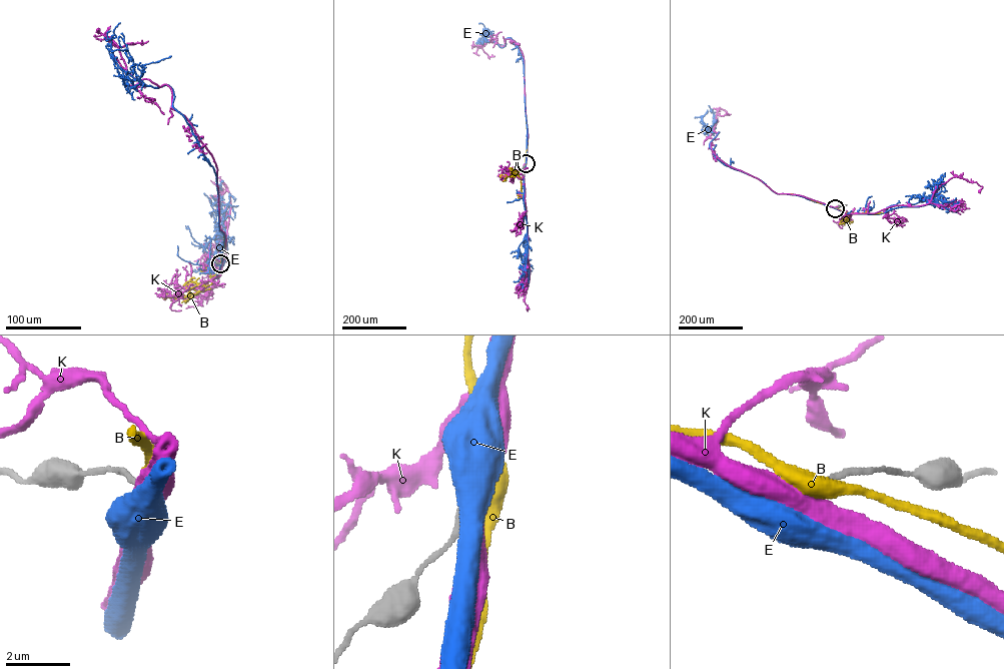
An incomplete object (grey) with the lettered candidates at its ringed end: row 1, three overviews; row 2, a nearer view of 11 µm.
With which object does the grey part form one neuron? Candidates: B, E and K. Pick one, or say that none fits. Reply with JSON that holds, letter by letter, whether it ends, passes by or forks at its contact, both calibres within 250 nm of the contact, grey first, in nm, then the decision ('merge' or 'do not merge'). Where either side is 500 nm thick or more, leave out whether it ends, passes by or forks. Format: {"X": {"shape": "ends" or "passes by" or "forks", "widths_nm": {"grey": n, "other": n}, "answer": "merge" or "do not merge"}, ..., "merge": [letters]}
{"B": {"widths_nm": {"grey": 160, "other": 550}, "answer": "do not merge"}, "E": {"widths_nm": {"grey": 140, "other": 650}, "answer": "merge"}, "K": {"widths_nm": {"grey": 140, "other": 500}, "answer": "do not merge"}, "merge": ["E"]}

